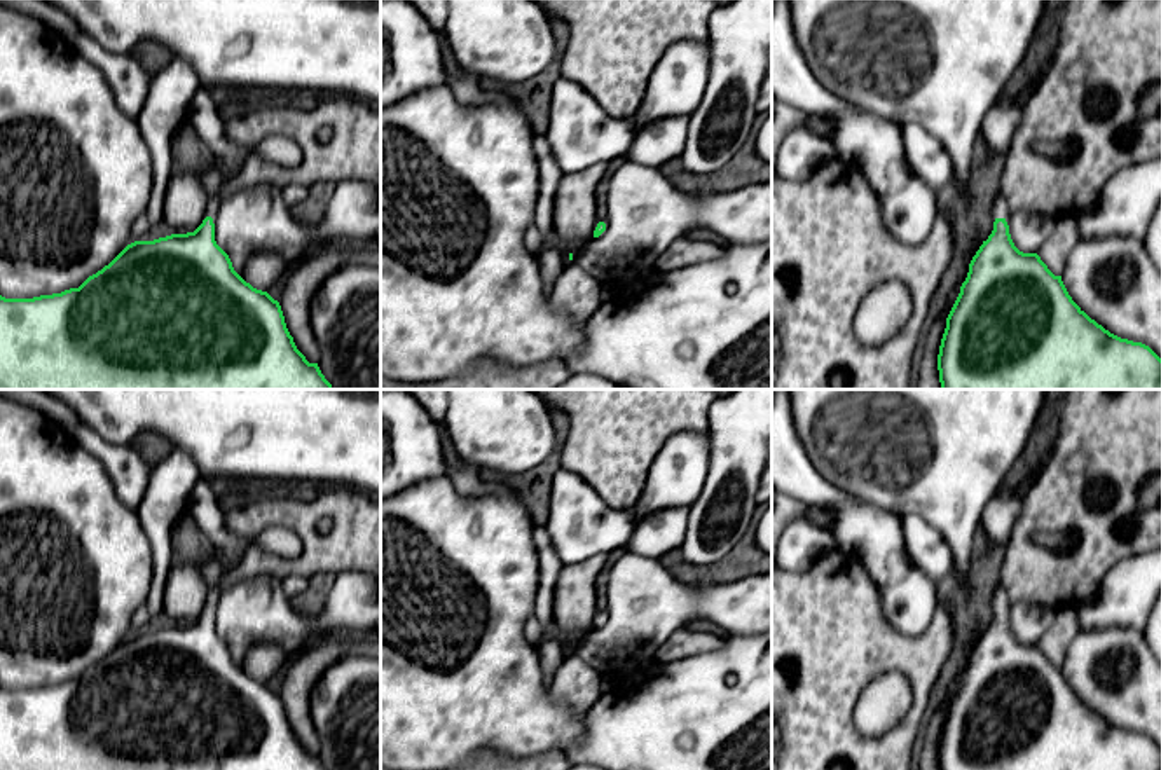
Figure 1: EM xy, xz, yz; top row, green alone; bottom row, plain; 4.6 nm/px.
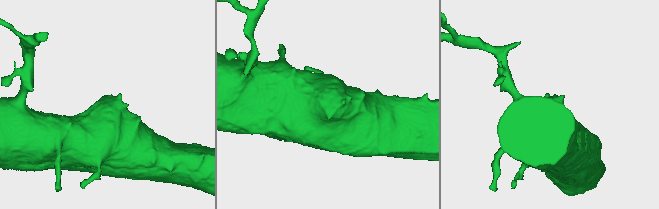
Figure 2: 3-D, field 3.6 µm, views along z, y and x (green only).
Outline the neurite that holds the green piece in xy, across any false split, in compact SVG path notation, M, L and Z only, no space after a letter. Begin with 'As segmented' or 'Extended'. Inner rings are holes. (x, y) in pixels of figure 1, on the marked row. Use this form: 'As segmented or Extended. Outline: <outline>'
Extended. Outline: M220 203L208 204L208 217L187 234L127 244L108 265L89 276L79 288L33 299L0 295L0 389L333 389L318 363L309 363L290 335L281 306L267 292L253 288L232 267L215 241L213 217Z

